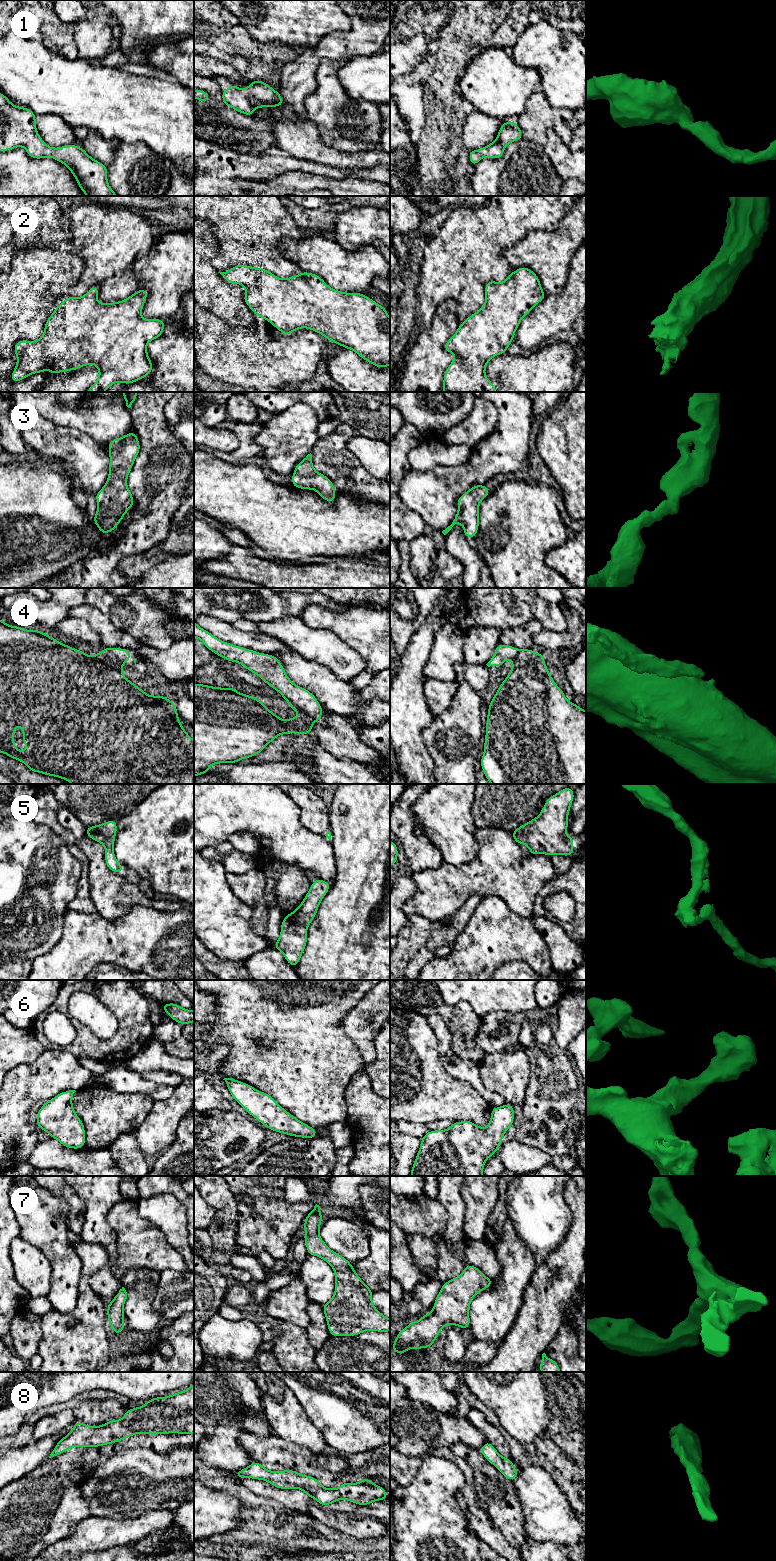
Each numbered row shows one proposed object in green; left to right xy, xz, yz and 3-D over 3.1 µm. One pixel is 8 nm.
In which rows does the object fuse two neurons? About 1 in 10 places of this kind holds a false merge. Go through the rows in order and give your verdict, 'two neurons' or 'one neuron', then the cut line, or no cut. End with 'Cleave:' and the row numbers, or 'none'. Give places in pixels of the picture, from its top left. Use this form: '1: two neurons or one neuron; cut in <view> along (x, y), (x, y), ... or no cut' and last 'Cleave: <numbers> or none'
1: one neuron; no cut
2: one neuron; no cut
3: one neuron; no cut
4: one neuron; no cut
5: one neuron; no cut
6: one neuron; no cut
7: one neuron; no cut
8: one neuron; no cut
Cleave: none

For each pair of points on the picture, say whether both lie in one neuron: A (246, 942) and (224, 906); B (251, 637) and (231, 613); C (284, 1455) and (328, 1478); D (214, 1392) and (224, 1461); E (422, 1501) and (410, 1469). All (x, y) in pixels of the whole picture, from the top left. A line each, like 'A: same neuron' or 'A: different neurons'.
A: same neuron
B: different neurons
C: same neuron
D: same neuron
E: different neurons

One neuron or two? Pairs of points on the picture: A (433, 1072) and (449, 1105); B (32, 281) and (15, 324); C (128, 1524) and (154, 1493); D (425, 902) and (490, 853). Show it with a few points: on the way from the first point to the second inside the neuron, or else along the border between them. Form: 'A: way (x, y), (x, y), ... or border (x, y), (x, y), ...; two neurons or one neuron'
A: way (433, 1080), (433, 1089), (441, 1097); one neuron
B: way (24, 292), (21, 300), (15, 306), (15, 313); one neuron
C: border (156, 1509), (150, 1509), (138, 1516), (110, 1517); two neurons
D: way (443, 882), (444, 876), (470, 879), (475, 872); one neuron

